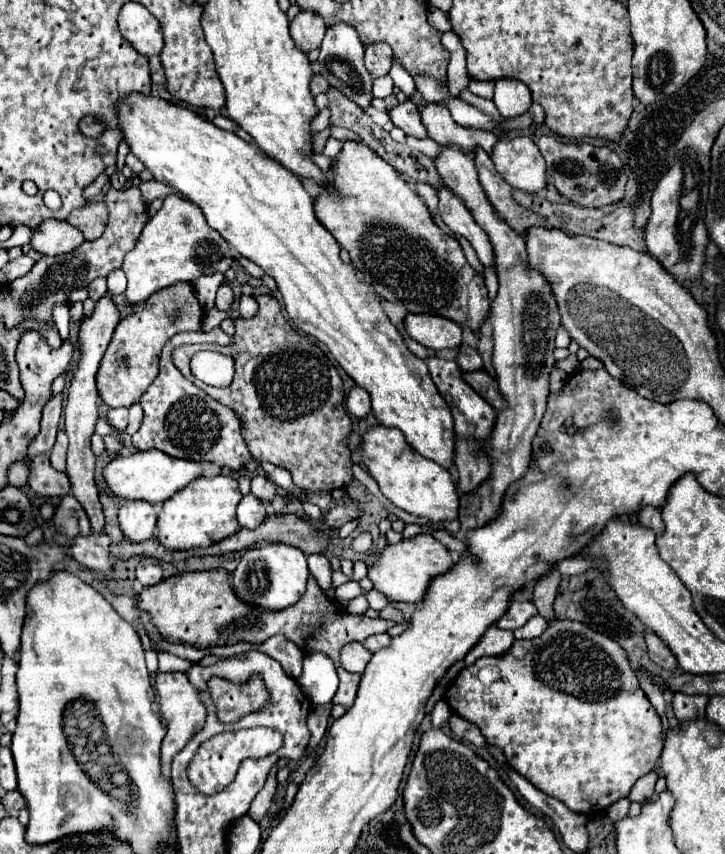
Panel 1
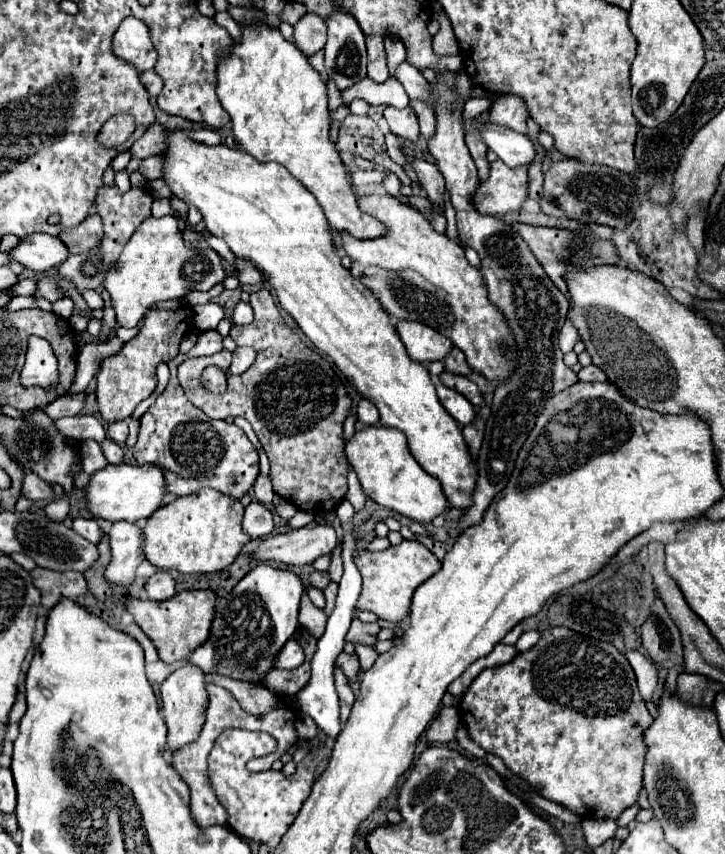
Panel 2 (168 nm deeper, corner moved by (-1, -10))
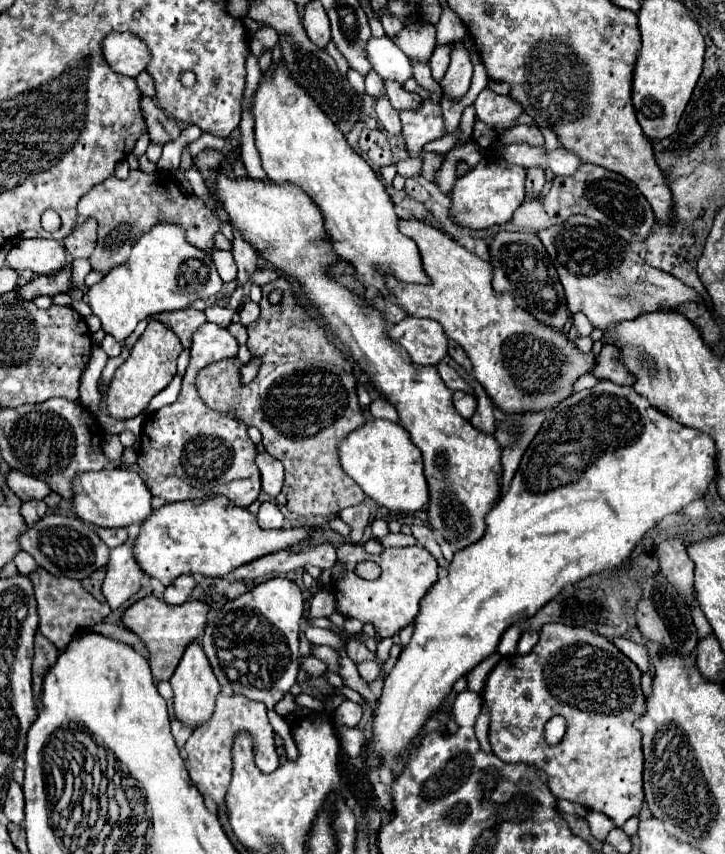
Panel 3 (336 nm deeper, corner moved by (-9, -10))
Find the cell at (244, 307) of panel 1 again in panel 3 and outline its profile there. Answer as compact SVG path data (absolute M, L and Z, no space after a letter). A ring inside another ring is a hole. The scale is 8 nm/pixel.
M245 302L243 306L241 306L241 310L239 310L239 316L241 316L241 324L243 326L249 326L251 322L255 322L257 320L257 316L259 316L259 304L255 304L255 302Z

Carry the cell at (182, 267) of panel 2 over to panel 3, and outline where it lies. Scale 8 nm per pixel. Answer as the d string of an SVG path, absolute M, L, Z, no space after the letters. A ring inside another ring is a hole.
M159 222L137 240L129 260L113 268L99 284L91 286L87 296L89 306L101 320L103 330L123 342L149 314L187 308L193 300L217 296L221 286L223 280L219 278L213 258L191 246L179 224Z

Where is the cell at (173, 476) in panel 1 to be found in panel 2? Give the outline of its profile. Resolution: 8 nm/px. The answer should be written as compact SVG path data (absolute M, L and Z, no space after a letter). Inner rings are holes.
M107 464L105 468L97 470L87 488L85 500L87 510L95 518L103 518L109 522L139 522L149 518L159 506L161 498L165 496L165 478L161 468L157 466L133 466L133 464Z

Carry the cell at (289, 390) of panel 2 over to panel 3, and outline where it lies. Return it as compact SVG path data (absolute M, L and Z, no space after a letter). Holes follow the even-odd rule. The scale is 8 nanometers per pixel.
M277 278L265 284L259 306L261 316L247 328L247 348L263 362L255 380L243 384L239 376L243 364L239 358L225 358L199 370L195 378L197 392L211 410L259 428L265 450L285 466L283 494L287 496L289 512L337 518L339 510L365 500L361 486L343 472L339 462L339 444L357 426L365 424L357 402L353 368L329 344L325 330L297 304L287 280ZM275 288L283 292L279 304L269 302L269 294Z

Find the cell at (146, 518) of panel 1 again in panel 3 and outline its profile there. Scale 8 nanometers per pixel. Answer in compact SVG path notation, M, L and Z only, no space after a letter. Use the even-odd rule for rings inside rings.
M127 540L111 550L107 576L103 582L103 594L111 610L117 610L125 600L129 600L141 588L141 580L145 572L133 556L133 546L135 542Z

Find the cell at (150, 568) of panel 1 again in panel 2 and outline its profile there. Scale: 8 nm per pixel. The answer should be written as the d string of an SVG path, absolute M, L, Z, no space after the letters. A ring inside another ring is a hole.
M157 570L157 572L147 580L145 592L147 592L147 596L149 596L151 600L157 600L157 602L169 600L169 598L173 598L173 596L177 594L177 590L175 590L175 580L173 580L173 576L171 576L169 572Z

